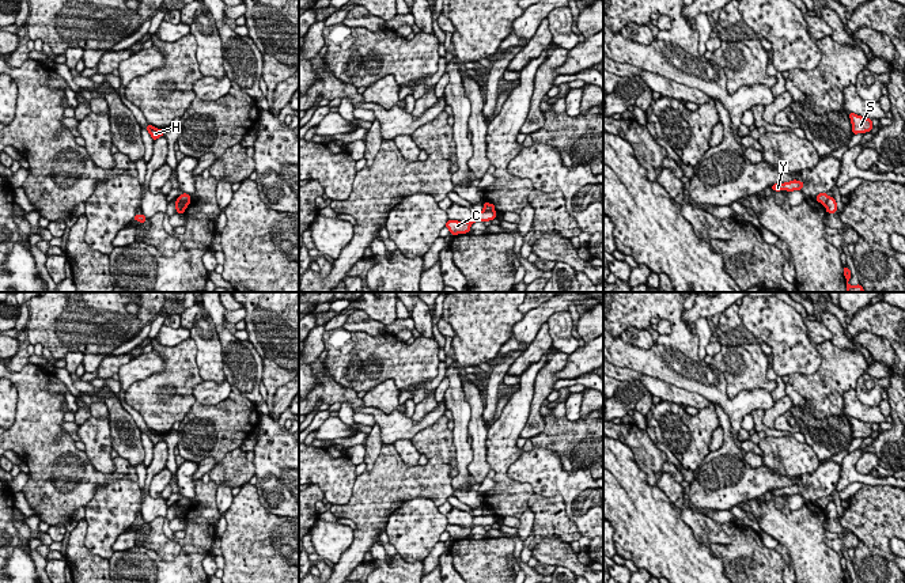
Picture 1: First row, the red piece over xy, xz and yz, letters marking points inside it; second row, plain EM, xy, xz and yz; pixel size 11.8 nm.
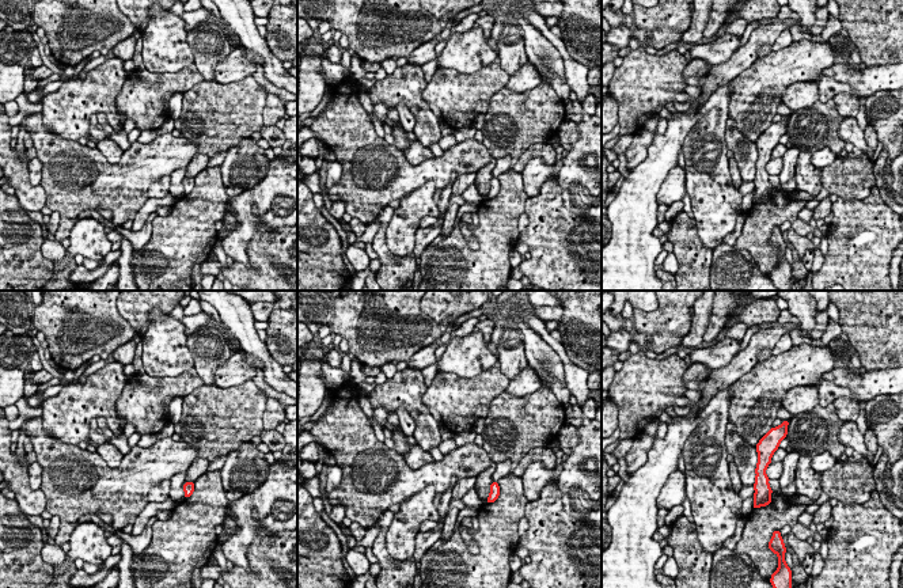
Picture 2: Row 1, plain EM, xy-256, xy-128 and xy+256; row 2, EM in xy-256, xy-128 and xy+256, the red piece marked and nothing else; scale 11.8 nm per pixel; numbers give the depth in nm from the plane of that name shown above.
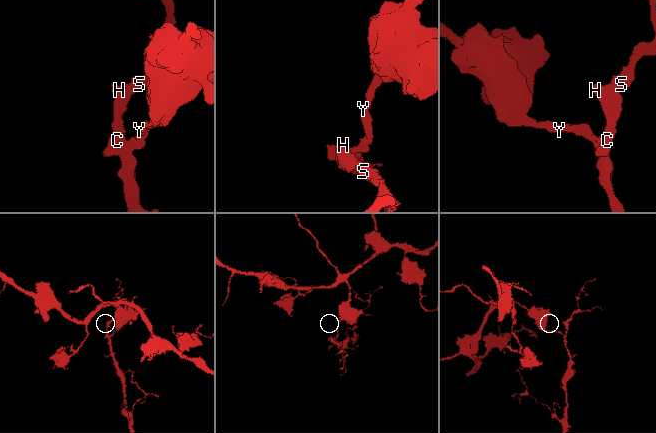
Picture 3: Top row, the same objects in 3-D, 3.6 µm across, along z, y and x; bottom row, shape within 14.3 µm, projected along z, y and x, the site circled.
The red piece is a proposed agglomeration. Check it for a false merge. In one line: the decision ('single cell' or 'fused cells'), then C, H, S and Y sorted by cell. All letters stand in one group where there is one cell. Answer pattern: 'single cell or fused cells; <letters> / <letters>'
fused cells; C H S / Y

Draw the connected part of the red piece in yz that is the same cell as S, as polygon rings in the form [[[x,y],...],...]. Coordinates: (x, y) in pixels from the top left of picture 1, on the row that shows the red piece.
[[[849,113],[849,118],[852,122],[853,135],[866,133],[872,129],[872,120],[871,118],[864,118],[864,117],[857,116],[855,113]]]

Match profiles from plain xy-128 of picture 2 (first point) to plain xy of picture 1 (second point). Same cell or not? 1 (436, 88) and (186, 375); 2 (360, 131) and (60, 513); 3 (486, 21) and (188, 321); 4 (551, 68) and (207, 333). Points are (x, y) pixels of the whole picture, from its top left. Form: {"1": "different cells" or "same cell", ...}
{"1": "same cell", "2": "same cell", "3": "different cells", "4": "different cells"}

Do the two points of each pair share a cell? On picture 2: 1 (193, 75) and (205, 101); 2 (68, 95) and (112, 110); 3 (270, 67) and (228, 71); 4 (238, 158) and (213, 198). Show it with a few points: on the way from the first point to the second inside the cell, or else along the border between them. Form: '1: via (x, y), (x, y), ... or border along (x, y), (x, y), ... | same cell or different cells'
1: border along (204, 80), (182, 93) | different cells
2: via (79, 97), (98, 97), (101, 99) | same cell
3: border along (242, 45), (258, 54), (264, 64) | different cells
4: border along (219, 166), (222, 184), (228, 196) | different cells

